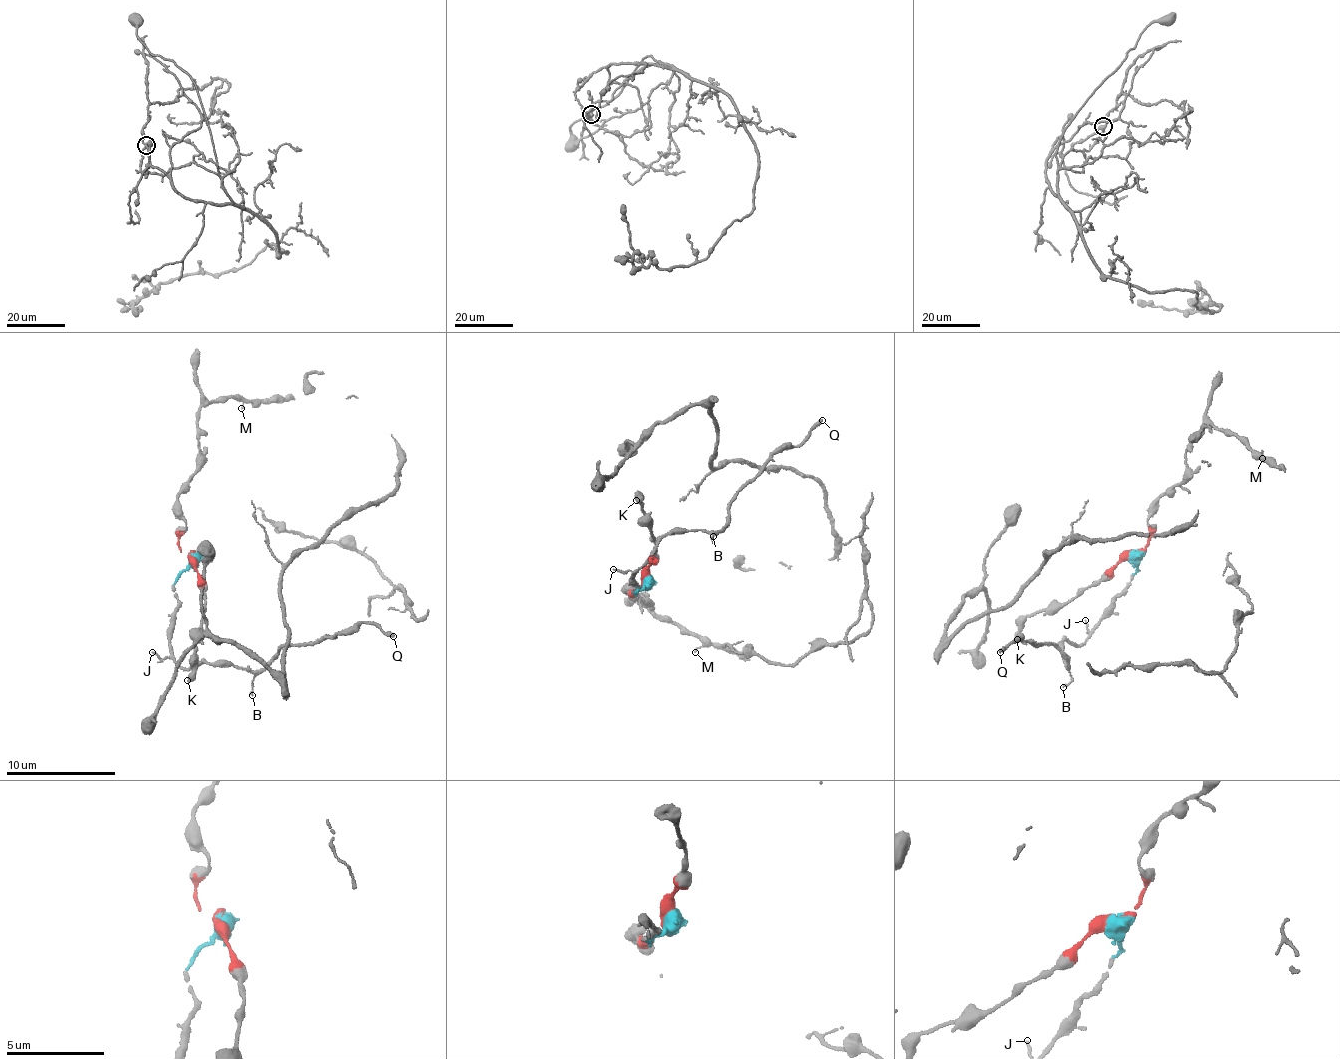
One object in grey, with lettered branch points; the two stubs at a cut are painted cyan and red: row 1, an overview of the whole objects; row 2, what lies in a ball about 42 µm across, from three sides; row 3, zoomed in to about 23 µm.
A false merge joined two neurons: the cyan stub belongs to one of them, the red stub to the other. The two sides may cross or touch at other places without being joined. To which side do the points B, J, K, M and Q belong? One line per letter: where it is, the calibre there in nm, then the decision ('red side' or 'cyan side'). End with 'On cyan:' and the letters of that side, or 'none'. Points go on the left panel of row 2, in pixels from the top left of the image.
B: place (252, 695); calibre 100 nm; cyan side
J: place (152, 652); calibre 100 nm; cyan side
K: place (187, 680); calibre 400 nm; red side
M: place (241, 408); calibre 90 nm; red side
Q: place (393, 636); calibre 260 nm; cyan side
On cyan: B, J, Q

